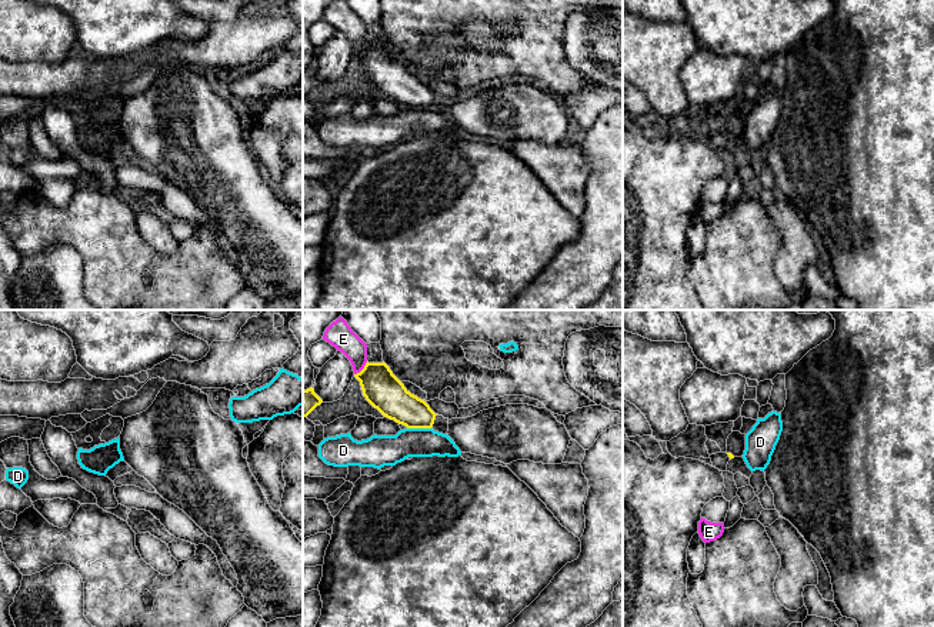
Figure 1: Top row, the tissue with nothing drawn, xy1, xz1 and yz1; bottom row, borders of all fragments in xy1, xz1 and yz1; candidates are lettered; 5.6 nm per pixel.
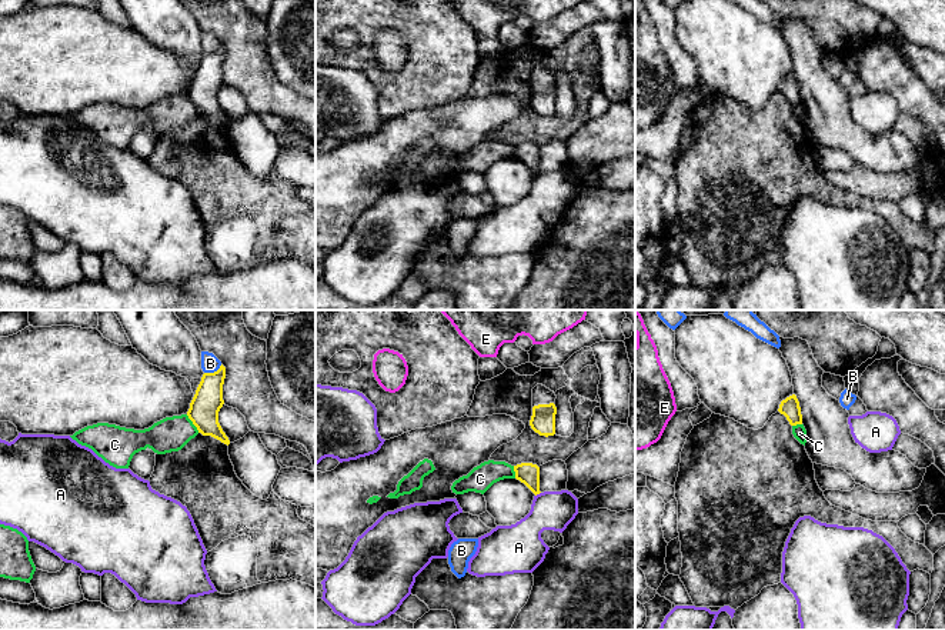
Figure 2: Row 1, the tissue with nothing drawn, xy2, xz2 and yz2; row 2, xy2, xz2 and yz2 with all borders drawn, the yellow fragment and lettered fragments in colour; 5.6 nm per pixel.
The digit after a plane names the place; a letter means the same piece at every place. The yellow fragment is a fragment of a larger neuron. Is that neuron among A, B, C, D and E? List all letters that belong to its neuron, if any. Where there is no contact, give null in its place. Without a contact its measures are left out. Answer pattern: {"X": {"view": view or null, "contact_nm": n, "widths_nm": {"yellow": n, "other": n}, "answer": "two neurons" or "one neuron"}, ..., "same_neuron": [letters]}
{"A": {"view": "xz2", "contact_nm": 40, "widths_nm": {"yellow": 120, "other": 220}, "answer": "two neurons"}, "B": {"view": "xy2", "contact_nm": 120, "widths_nm": {"yellow": 170, "other": 100}, "answer": "two neurons"}, "C": {"view": "xy2", "contact_nm": 130, "widths_nm": {"yellow": 170, "other": 190}, "answer": "two neurons"}, "D": {"view": "xz1", "contact_nm": 140, "widths_nm": {"yellow": 200, "other": 180}, "answer": "two neurons"}, "E": {"view": "xz1", "contact_nm": 110, "widths_nm": {"yellow": 220, "other": 150}, "answer": "two neurons"}, "same_neuron": []}

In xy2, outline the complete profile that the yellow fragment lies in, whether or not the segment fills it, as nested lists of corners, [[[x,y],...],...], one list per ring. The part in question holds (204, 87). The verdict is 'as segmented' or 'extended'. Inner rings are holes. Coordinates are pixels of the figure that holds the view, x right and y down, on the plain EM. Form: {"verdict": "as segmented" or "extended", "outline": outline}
{"verdict": "as segmented", "outline": [[[221,44],[214,53],[204,53],[190,83],[188,99],[203,116],[211,116],[224,124],[230,124],[228,117],[218,103],[218,91],[224,84],[223,64],[226,47]]]}

